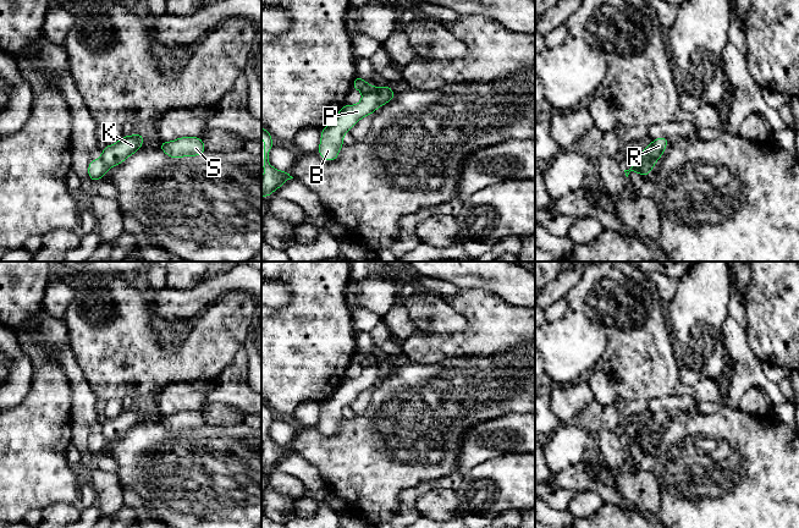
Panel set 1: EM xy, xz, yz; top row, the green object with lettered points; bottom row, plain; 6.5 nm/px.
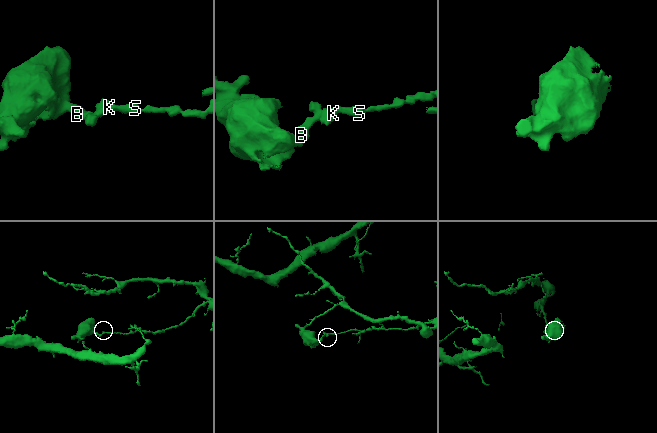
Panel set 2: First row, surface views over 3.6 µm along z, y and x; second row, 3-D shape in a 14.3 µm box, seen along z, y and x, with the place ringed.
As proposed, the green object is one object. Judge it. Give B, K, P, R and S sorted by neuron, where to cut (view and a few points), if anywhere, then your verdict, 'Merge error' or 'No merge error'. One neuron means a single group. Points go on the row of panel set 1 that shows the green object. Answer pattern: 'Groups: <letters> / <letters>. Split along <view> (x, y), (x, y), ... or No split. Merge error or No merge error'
Groups: B P / K R S. Split along yz (656, 160), (638, 161). Merge error

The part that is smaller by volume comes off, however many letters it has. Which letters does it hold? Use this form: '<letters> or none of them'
B, P

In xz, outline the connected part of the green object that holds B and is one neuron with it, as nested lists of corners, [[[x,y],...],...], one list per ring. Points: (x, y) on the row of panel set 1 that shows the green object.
[[[356,75],[351,88],[360,90],[363,98],[357,105],[343,104],[336,117],[321,128],[320,145],[316,153],[321,155],[325,161],[336,160],[345,144],[343,134],[349,132],[360,119],[367,115],[373,115],[379,108],[378,87],[368,84]]]

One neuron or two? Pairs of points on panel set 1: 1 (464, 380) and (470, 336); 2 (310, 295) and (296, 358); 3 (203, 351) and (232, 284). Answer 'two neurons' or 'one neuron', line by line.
1: two neurons
2: one neuron
3: two neurons

